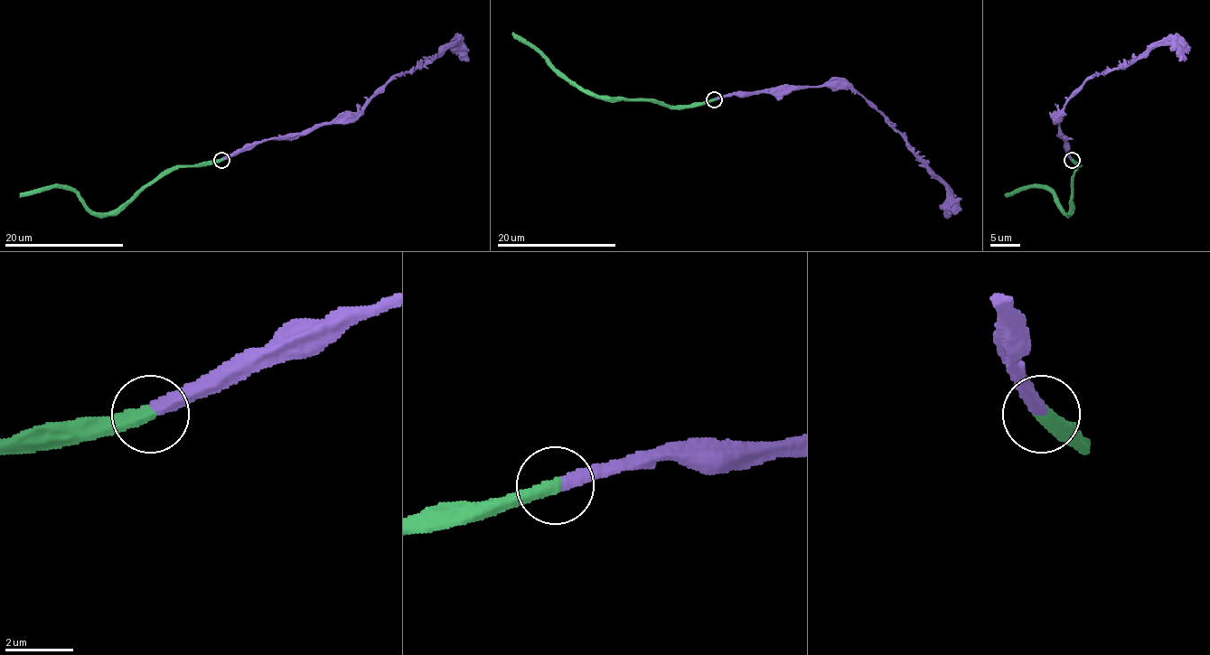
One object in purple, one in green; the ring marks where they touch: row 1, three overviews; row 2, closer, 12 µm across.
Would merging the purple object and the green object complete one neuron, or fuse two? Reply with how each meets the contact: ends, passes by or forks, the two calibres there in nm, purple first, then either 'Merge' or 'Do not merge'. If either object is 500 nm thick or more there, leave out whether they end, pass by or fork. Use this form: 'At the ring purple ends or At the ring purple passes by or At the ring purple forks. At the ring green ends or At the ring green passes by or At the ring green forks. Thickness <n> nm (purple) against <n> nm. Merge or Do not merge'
At the ring purple ends. At the ring green ends. Thickness 360 nm (purple) against 400 nm. Merge

